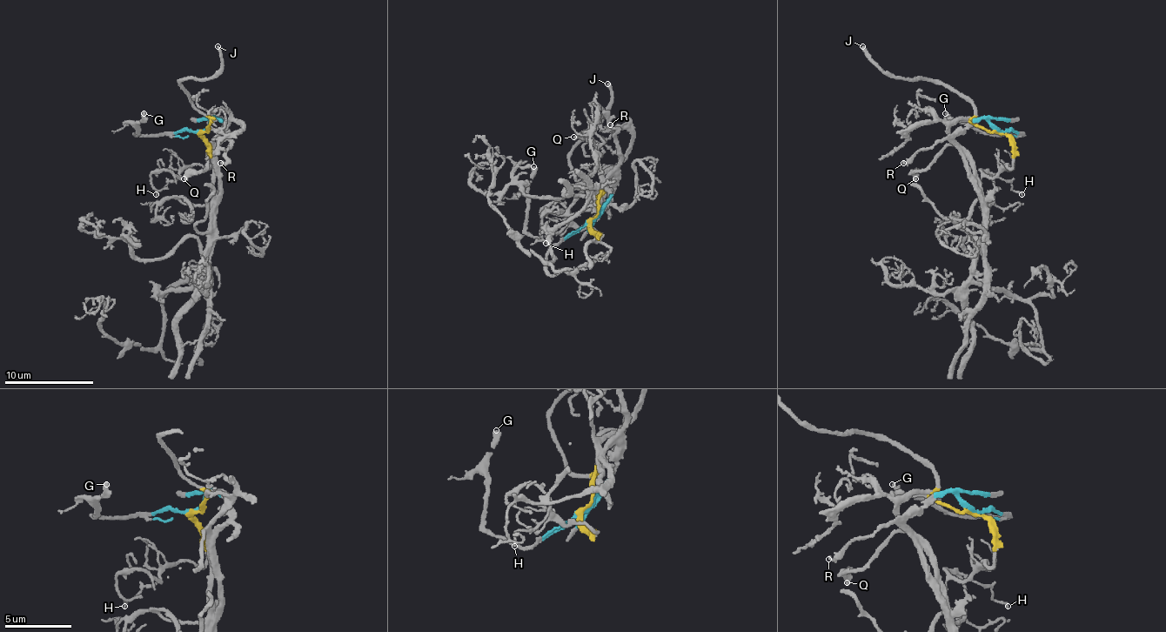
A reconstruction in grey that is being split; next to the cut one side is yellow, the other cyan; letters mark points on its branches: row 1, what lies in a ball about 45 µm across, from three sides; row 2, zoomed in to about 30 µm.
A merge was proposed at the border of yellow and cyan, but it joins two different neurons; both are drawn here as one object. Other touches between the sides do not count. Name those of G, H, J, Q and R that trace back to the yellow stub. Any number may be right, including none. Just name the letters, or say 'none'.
H, J, Q

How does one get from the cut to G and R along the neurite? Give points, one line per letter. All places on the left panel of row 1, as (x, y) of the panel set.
G: (202, 131), (136, 135), (144, 112)
R: (202, 131), (213, 119), (224, 125), (229, 148), (226, 159), (220, 164)

